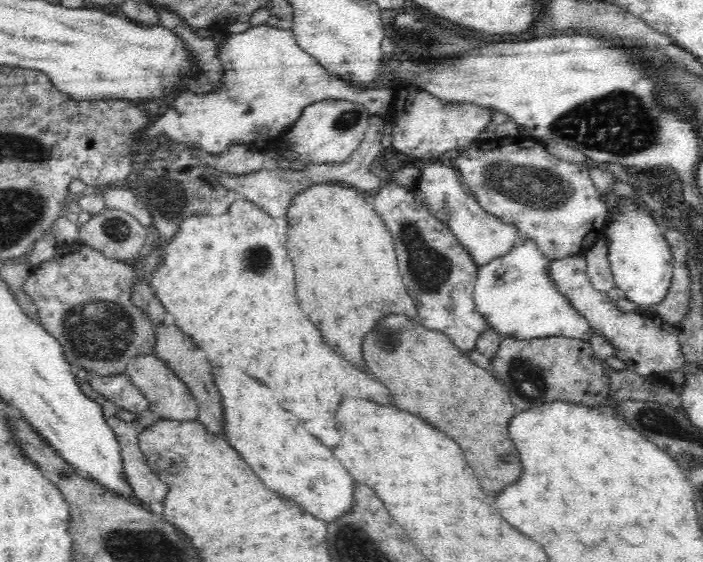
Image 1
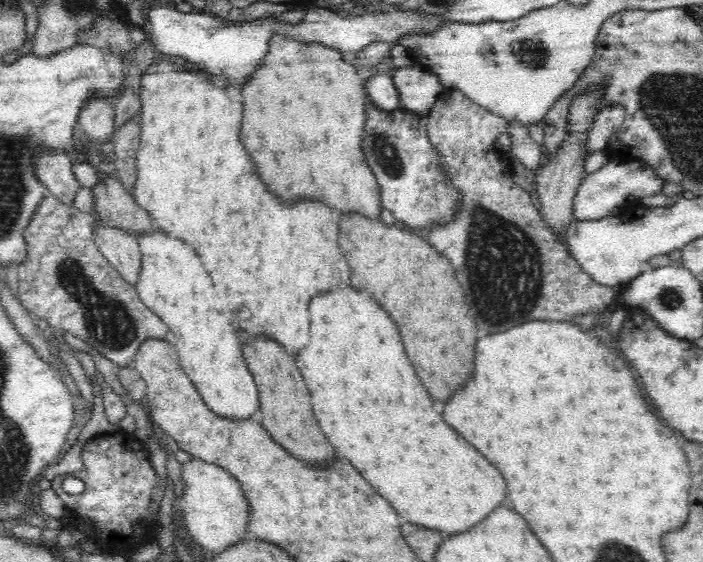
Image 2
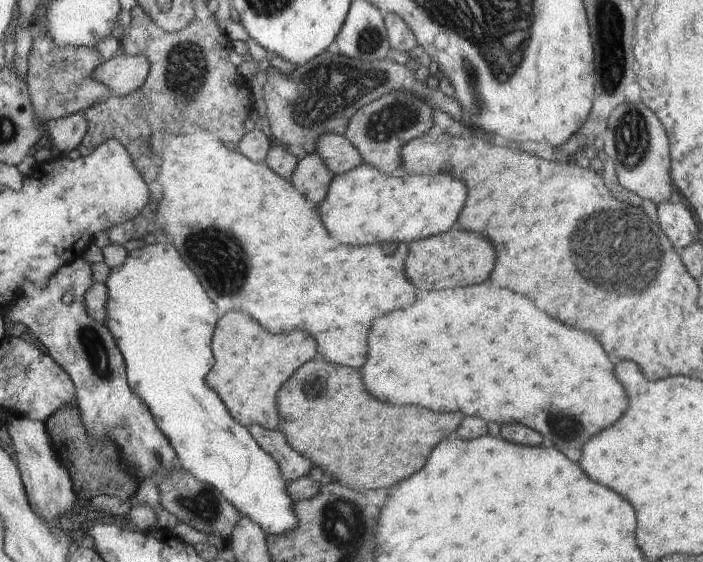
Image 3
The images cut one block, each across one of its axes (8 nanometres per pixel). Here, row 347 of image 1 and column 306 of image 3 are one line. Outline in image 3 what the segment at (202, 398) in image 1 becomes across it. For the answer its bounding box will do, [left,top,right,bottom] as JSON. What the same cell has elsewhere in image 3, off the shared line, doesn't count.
[290,153,335,204]

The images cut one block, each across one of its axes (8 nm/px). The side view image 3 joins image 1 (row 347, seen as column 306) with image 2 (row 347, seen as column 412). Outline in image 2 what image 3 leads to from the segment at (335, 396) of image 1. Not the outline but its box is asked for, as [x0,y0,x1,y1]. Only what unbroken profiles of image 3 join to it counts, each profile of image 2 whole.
[133,55,350,354]

